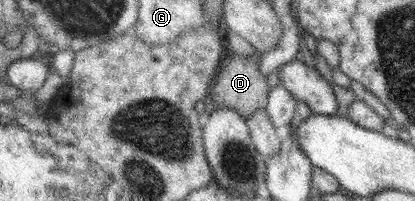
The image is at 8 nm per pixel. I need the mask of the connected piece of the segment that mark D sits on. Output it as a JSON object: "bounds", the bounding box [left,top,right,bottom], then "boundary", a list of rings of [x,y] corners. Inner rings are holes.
{"bounds":[211,54,270,119],"boundary":[[[255,54],[259,57],[246,57],[235,55],[227,65],[219,72],[216,83],[211,92],[213,104],[216,109],[232,108],[248,119],[253,116],[257,110],[263,110],[268,105],[270,90],[268,77],[260,71],[260,62],[263,54]]]}

